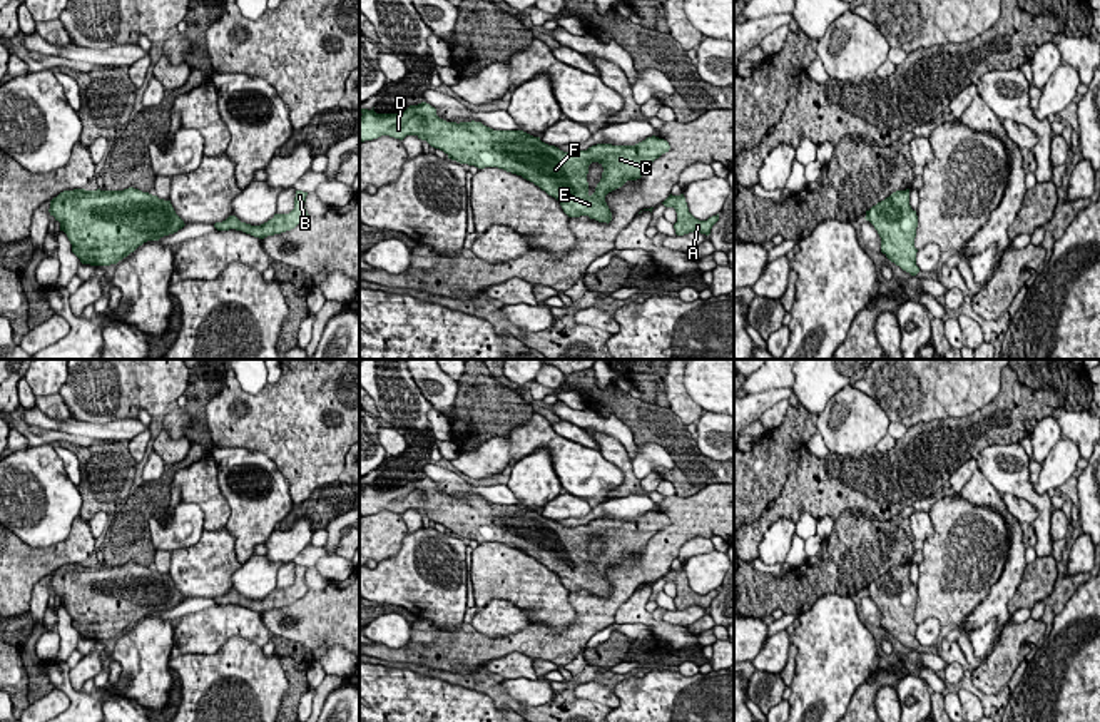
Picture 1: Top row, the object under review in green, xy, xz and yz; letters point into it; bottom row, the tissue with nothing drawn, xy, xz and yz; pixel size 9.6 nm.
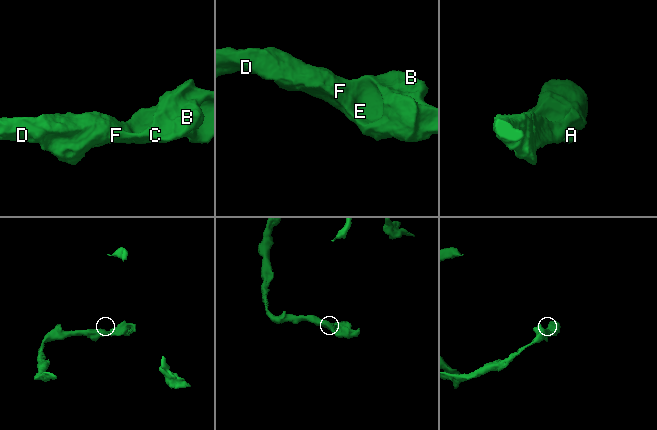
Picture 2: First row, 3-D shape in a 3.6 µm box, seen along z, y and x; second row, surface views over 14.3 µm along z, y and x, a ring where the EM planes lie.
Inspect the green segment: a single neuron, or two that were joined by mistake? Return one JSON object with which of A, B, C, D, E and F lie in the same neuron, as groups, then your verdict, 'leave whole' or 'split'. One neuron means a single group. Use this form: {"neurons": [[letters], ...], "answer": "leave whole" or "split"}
{"neurons": [["A", "B", "C", "D", "E", "F"]], "answer": "leave whole"}

